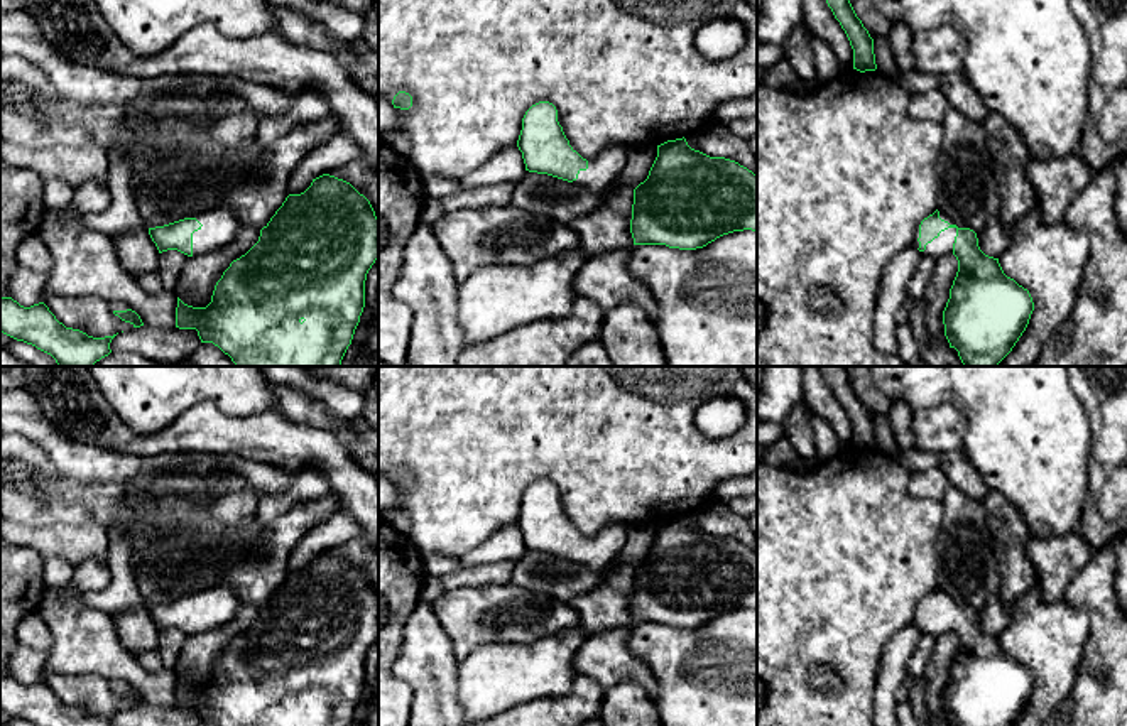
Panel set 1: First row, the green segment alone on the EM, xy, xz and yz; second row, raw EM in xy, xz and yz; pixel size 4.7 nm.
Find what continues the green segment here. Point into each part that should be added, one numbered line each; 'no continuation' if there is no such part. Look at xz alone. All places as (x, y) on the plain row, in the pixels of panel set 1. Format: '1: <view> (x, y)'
1: xz (607, 544)

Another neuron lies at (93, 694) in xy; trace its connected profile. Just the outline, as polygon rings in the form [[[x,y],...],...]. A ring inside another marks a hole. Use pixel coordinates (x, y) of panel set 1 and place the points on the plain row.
[[[46,674],[42,680],[66,706],[79,707],[93,716],[135,707],[133,702],[115,694],[110,680],[105,677]]]

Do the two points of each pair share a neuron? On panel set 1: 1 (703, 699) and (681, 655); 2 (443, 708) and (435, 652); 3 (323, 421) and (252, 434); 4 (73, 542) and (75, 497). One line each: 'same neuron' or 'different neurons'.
1: same neuron
2: same neuron
3: different neurons
4: different neurons

